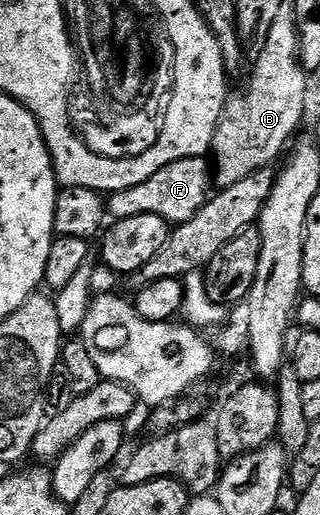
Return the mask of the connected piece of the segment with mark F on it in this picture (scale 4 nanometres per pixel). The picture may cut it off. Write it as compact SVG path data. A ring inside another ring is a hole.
M201 156L184 158L180 162L163 163L148 182L132 186L128 190L109 193L107 213L115 221L137 216L158 216L171 226L184 224L193 219L212 195L212 168Z

